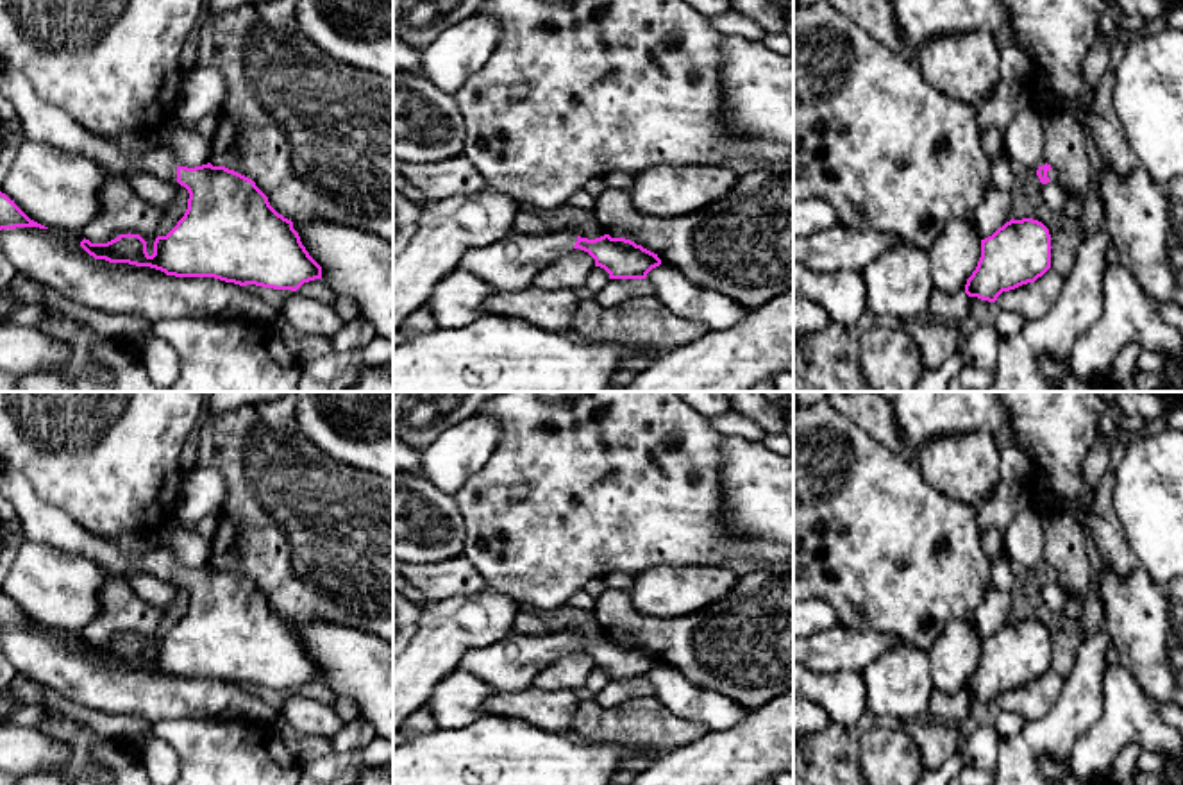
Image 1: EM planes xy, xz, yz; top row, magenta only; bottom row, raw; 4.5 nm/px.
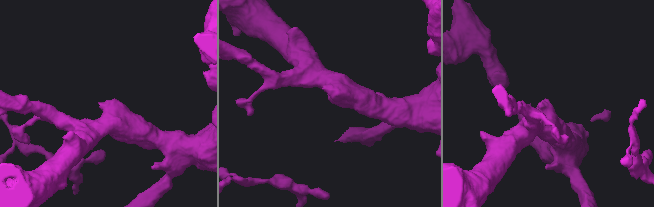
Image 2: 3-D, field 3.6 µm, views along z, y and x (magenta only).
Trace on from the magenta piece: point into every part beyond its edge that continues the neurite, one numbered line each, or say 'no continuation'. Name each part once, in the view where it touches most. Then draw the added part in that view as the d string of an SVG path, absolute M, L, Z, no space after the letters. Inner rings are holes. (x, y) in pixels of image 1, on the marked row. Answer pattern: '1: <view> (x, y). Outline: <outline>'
1: xy (43, 122). Outline: M0 64L0 95L16 109L27 139L95 161L105 181L127 182L136 173L150 173L168 182L177 179L179 165L166 147L155 145L145 154L122 150L111 138L86 131L66 111L41 100L29 79L13 66Z

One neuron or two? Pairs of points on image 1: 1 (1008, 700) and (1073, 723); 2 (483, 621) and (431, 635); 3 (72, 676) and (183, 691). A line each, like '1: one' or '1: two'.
1: two
2: one
3: one

